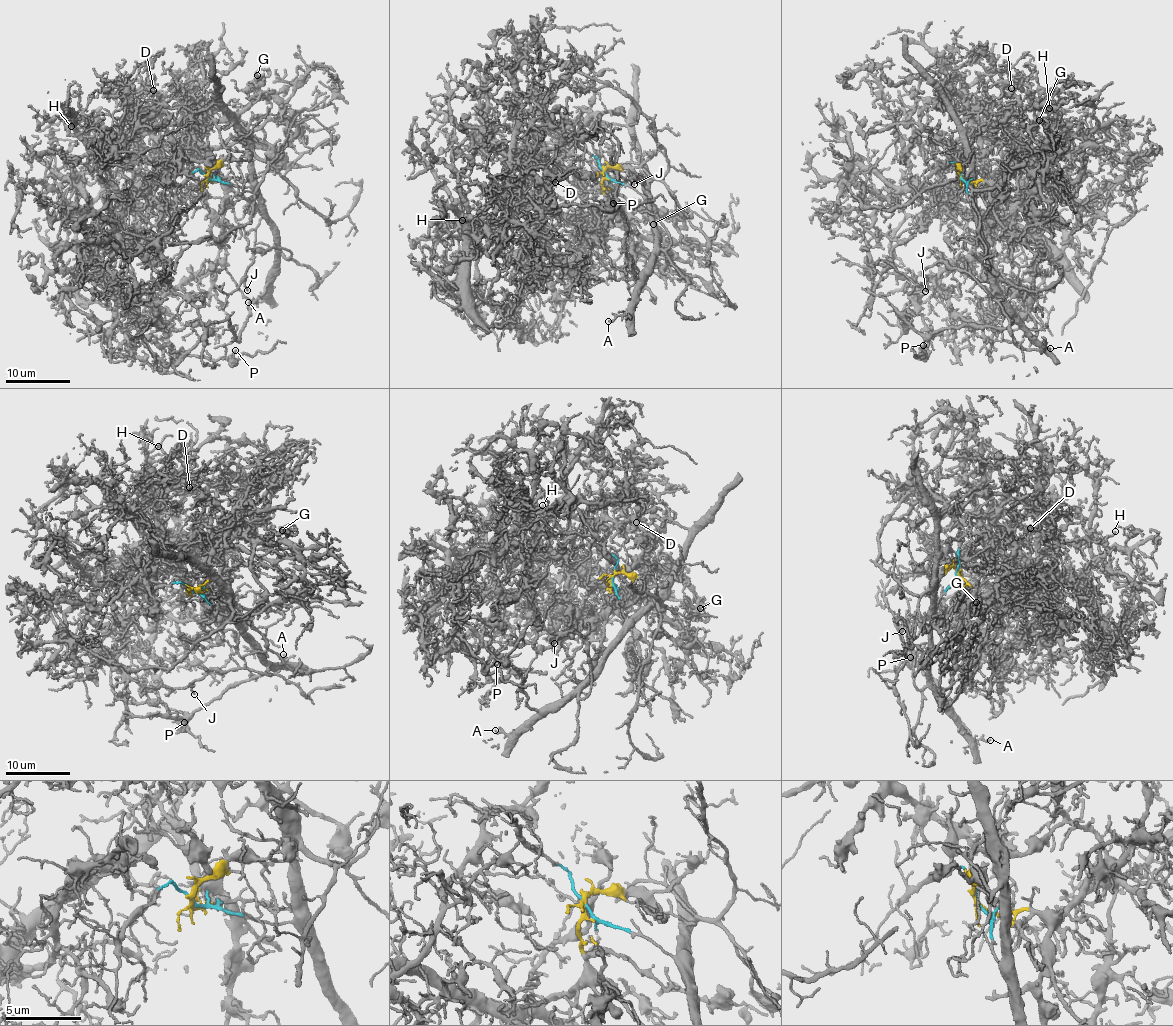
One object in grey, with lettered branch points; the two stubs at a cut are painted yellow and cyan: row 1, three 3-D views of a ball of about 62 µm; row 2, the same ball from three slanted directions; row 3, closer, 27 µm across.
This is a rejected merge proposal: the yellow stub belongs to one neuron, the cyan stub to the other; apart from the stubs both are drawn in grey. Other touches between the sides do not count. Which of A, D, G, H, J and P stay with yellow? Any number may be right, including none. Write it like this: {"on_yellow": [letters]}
{"on_yellow": ["D", "G", "H", "P"]}

